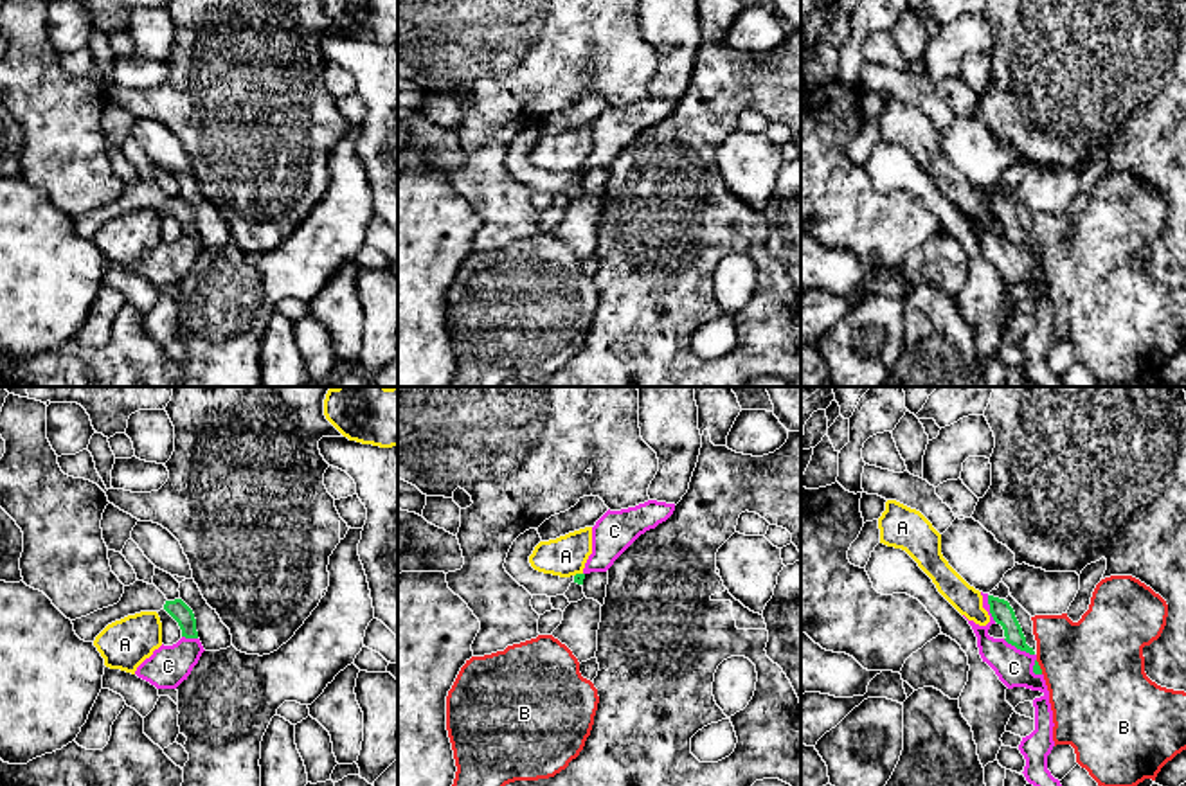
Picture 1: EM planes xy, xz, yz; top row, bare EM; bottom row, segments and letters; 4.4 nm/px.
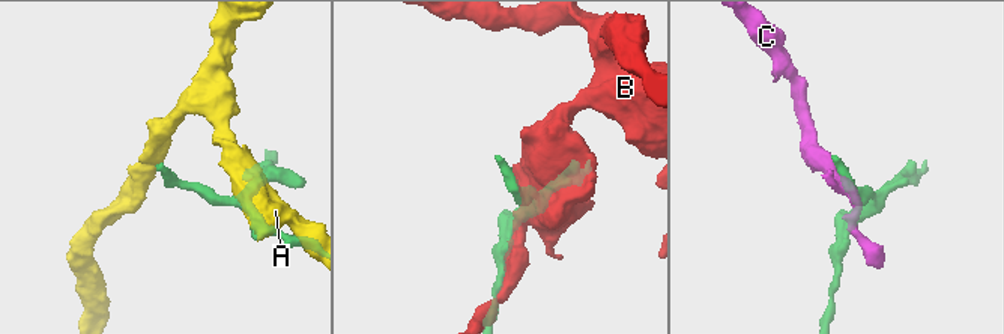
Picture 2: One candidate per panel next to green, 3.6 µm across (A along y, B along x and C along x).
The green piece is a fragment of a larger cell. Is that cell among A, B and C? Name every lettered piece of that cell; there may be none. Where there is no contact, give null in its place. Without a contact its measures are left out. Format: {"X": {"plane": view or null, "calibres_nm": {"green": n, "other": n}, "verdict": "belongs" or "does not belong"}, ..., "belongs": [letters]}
{"A": {"plane": "xz", "calibres_nm": {"green": 50, "other": 180}, "verdict": "does not belong"}, "B": {"plane": "yz", "calibres_nm": {"green": 40, "other": 440}, "verdict": "does not belong"}, "C": {"plane": "yz", "calibres_nm": {"green": 100, "other": 160}, "verdict": "does not belong"}, "belongs": []}

